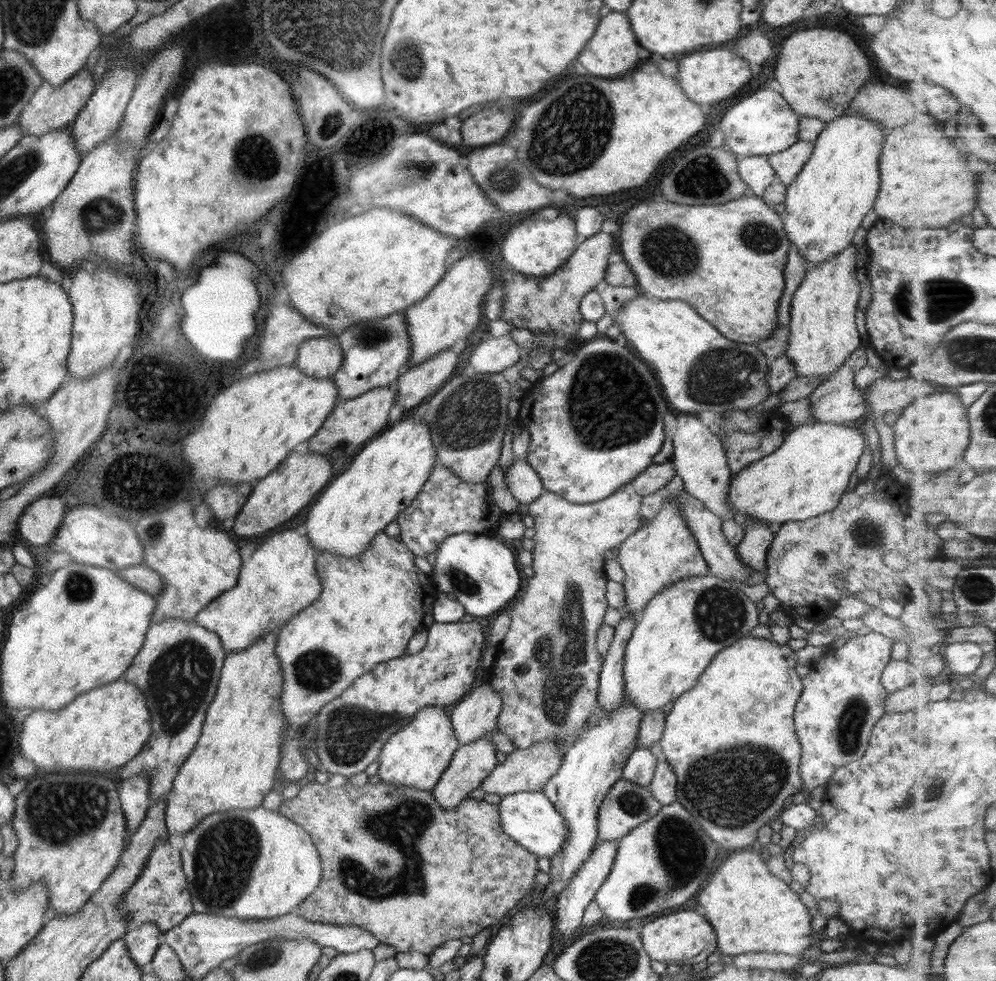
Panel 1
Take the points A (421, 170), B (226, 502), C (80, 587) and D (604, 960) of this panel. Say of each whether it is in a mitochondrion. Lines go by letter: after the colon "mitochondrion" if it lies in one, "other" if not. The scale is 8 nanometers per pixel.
A: mitochondrion
B: other
C: mitochondrion
D: mitochondrion

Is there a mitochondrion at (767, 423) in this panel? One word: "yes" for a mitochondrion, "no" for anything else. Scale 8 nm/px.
no

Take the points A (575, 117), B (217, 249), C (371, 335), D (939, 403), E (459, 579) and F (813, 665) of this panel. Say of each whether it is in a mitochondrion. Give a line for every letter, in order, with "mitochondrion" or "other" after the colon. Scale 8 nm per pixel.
A: mitochondrion
B: other
C: mitochondrion
D: other
E: mitochondrion
F: other

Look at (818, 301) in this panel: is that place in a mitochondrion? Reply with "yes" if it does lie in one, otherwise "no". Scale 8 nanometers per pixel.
no

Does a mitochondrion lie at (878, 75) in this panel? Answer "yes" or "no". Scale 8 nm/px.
no

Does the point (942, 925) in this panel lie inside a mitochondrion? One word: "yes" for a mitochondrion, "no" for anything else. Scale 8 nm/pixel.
no

